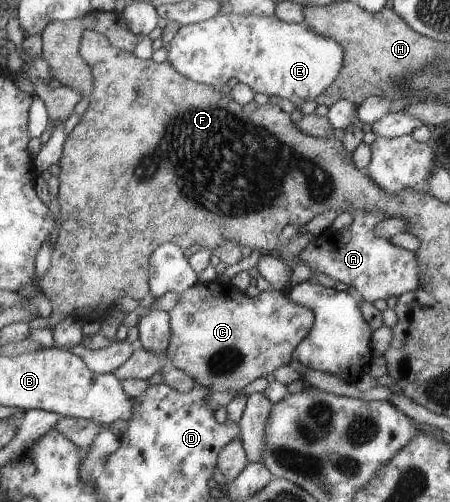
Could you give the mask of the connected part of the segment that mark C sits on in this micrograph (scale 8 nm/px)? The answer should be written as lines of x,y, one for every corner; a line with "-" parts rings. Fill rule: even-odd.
230,281
197,283
179,293
178,302
170,309
169,344
165,357
173,368
182,370
196,385
219,392
240,392
244,385
272,373
292,360
291,353
313,322
313,311
290,301
281,290
261,291
254,297
237,290

